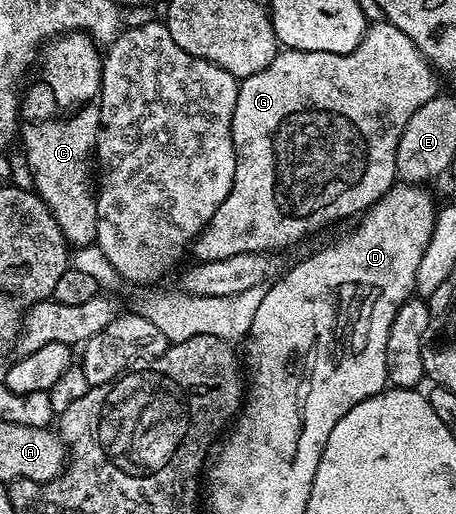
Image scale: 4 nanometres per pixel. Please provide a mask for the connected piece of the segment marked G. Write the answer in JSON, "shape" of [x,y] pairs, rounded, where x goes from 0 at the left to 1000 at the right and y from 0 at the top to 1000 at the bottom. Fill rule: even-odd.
{"shape":[[[814,43],[805,51],[798,72],[772,103],[702,103],[700,99],[640,99],[612,97],[610,109],[586,130],[570,134],[570,142],[553,142],[553,150],[529,156],[522,165],[518,189],[518,212],[509,220],[509,274],[518,294],[518,337],[509,352],[509,368],[500,383],[474,407],[465,430],[450,442],[443,455],[425,467],[421,490],[425,504],[436,512],[456,508],[482,508],[491,500],[518,500],[518,492],[544,492],[546,488],[572,488],[577,492],[607,490],[607,481],[627,481],[651,465],[724,434],[730,426],[759,426],[765,418],[792,420],[809,411],[811,401],[842,375],[851,375],[866,362],[871,325],[871,284],[877,282],[879,261],[904,224],[932,198],[947,196],[965,183],[961,171],[963,140],[943,128],[943,121],[912,95],[904,72],[895,64],[877,64],[868,49],[840,43]]]}

